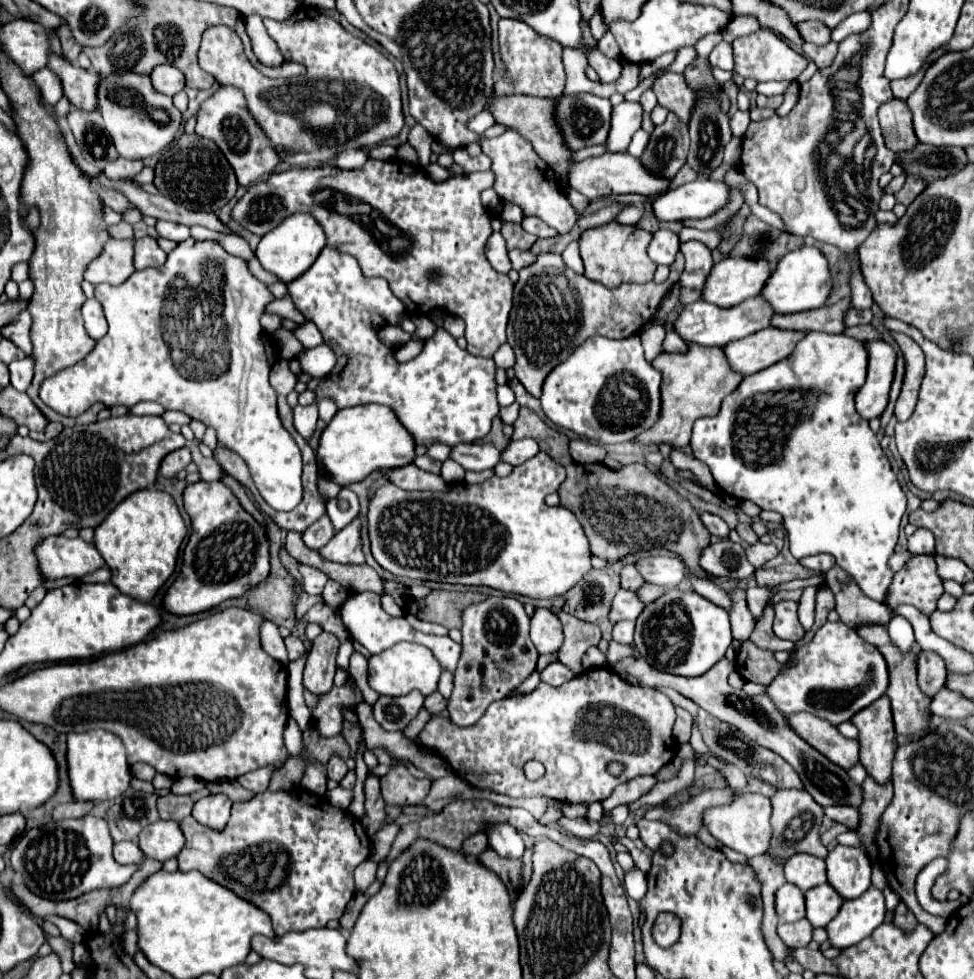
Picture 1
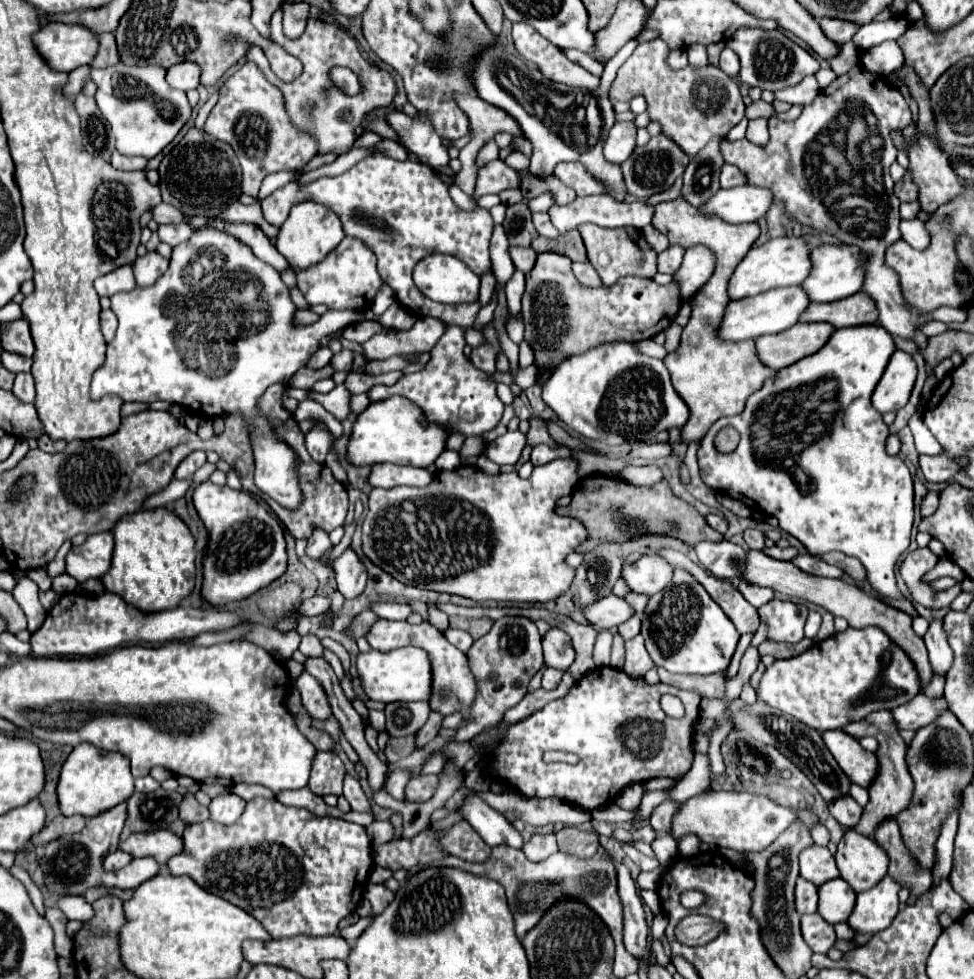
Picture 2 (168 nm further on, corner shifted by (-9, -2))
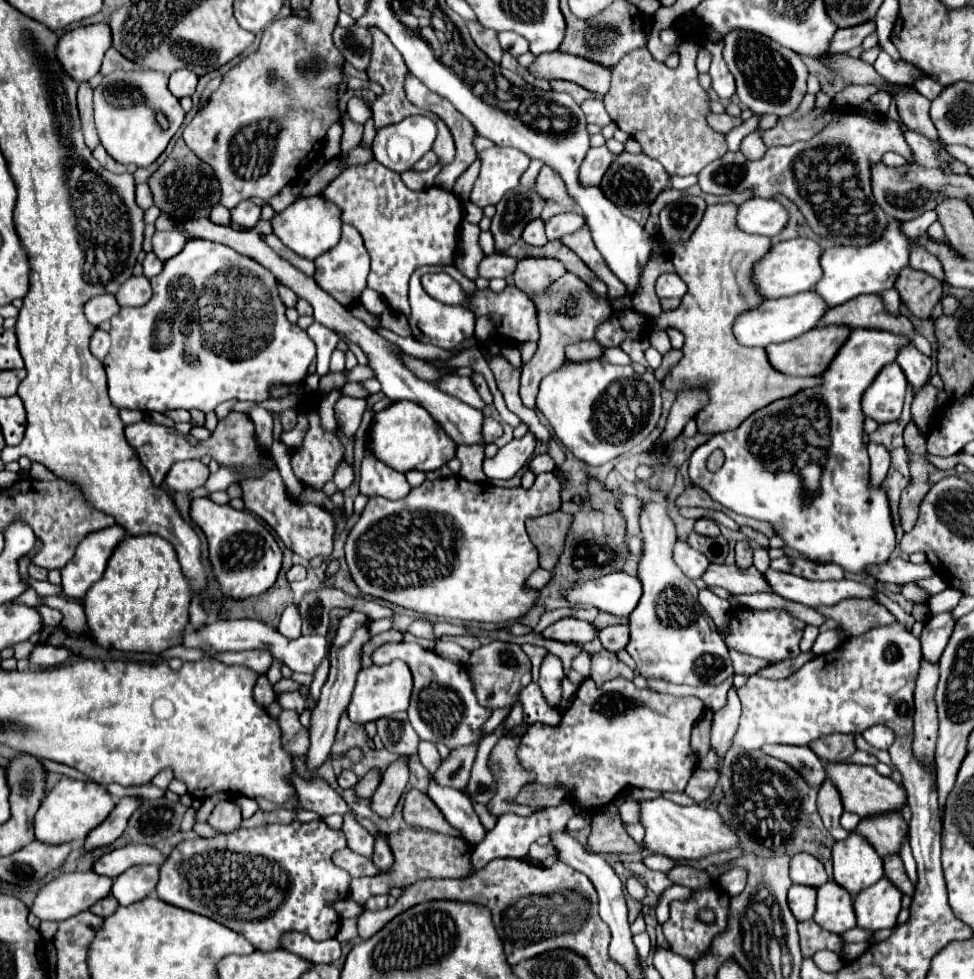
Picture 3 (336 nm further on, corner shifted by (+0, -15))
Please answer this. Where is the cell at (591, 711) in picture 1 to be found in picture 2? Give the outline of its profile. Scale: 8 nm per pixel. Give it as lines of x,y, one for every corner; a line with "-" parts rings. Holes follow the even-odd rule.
610,666
596,668
594,672
586,674
566,698
548,702
542,710
532,714
530,718
514,724
508,728
506,738
496,746
494,758
488,766
488,776
500,778
514,786
518,792
538,792
544,794
540,798
558,796
570,804
576,804
584,810
596,810
610,800
614,800
628,784
652,780
658,776
668,778
684,778
686,772
692,766
694,748
694,724
700,718
700,696
696,692
680,690
668,684
646,684
644,678
632,678
624,670
616,670
-
662,694
674,694
680,696
686,712
682,718
672,718
660,708
660,696
-
546,750
564,750
574,752
580,756
580,762
576,766
570,764
544,764
542,754

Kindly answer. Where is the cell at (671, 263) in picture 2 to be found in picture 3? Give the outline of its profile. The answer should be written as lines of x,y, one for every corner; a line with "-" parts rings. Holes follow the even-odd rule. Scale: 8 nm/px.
663,273
657,279
655,291
661,299
663,297
683,297
687,291
687,285
683,283
683,279
677,273

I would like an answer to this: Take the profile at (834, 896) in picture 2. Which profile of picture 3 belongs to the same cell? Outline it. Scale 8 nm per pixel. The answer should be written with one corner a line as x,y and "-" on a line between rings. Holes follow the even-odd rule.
829,881
817,889
817,911
815,917
819,927
829,933
845,933
855,927
855,913
851,895
839,887
835,881

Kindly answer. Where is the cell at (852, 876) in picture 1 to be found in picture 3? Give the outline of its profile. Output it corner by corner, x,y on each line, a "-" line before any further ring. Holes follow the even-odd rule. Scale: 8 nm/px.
851,833
845,841
837,841
833,845
833,879
837,881
837,885
847,889
851,897
855,897
865,887
875,885
881,877
883,877
883,861
865,839

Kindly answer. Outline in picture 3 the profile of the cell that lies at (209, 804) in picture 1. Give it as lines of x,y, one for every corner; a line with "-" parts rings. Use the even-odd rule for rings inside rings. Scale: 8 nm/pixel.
219,801
211,811
207,823
219,833
231,833
241,827
241,809
233,801

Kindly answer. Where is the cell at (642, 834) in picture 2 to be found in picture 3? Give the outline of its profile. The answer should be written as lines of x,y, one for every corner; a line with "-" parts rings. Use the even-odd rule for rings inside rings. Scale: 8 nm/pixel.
663,797
641,801
641,823
647,831
647,851
671,859
703,859
713,853
741,849
737,831
723,821
717,809
709,809
705,805
683,807

